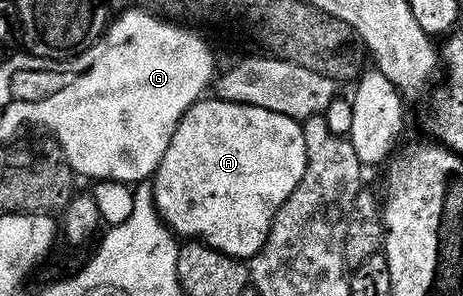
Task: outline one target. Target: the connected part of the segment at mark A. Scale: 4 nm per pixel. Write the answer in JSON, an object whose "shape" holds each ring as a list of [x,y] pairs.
{"shape":[[[202,99],[190,107],[187,115],[179,123],[175,135],[171,139],[171,147],[167,147],[167,155],[163,155],[163,163],[157,168],[157,176],[152,178],[153,198],[157,203],[162,221],[181,239],[196,239],[218,249],[223,255],[236,257],[238,261],[248,262],[259,255],[259,251],[267,243],[271,229],[279,211],[291,199],[291,195],[299,187],[303,175],[307,171],[308,153],[307,139],[302,122],[291,119],[287,115],[275,115],[275,111],[263,111],[263,107],[240,105],[220,99]]]}

